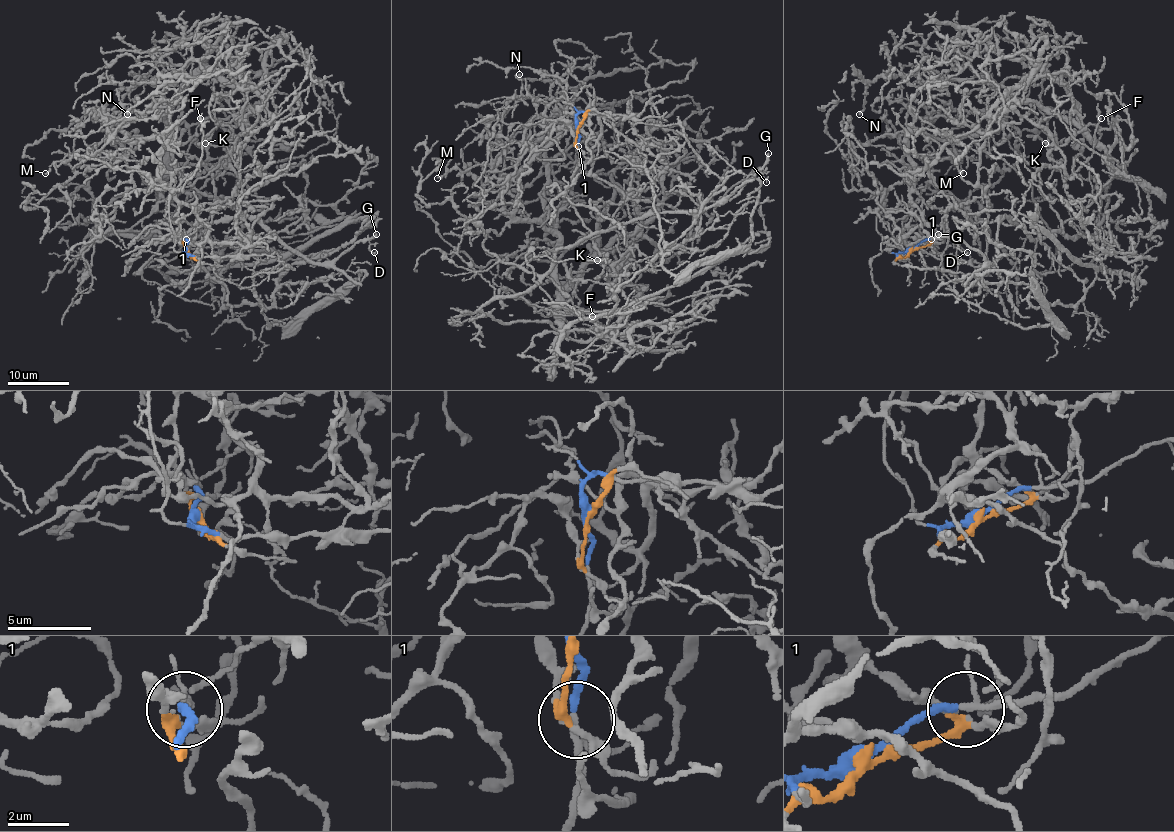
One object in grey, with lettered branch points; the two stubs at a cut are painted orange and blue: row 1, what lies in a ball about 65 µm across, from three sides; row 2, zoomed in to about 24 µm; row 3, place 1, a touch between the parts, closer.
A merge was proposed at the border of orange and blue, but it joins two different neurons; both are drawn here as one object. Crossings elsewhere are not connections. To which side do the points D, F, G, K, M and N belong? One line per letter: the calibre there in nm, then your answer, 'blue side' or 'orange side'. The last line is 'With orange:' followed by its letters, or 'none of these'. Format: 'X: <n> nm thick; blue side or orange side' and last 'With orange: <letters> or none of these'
D: 120 nm thick; blue side
F: 170 nm thick; orange side
G: 280 nm thick; blue side
K: 320 nm thick; orange side
M: 220 nm thick; orange side
N: 240 nm thick; orange side
With orange: F, K, M, N

